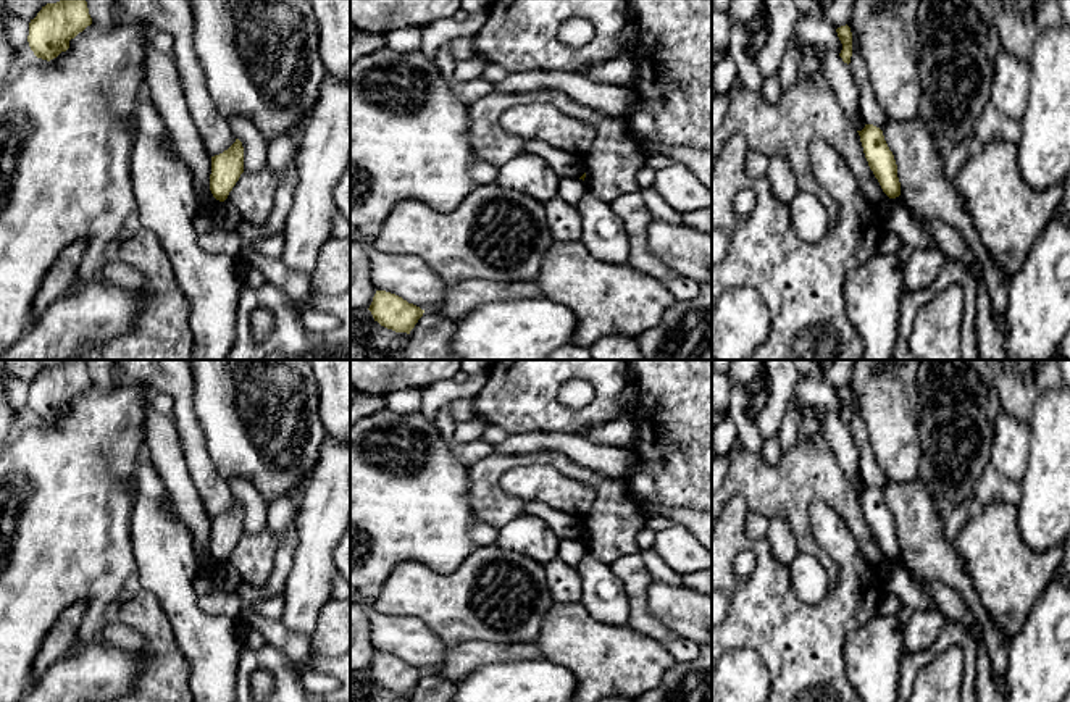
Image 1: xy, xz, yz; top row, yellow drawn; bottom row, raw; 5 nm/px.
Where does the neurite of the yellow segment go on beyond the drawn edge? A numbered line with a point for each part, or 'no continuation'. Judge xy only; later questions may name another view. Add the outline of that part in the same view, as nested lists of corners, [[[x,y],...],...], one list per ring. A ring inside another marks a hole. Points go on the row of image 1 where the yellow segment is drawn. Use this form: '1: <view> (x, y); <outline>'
no continuation

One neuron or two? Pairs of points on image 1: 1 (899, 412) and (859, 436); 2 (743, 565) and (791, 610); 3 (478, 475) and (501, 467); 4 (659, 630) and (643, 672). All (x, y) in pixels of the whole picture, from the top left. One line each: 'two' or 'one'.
1: two
2: two
3: one
4: two

